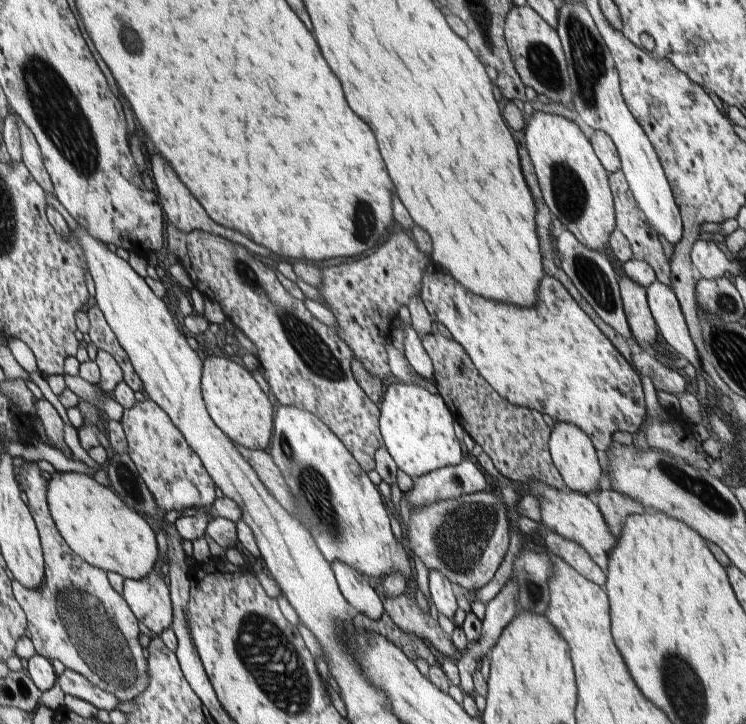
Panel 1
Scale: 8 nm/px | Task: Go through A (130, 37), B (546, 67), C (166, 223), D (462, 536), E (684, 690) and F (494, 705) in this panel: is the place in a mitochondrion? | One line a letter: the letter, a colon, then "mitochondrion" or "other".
A: mitochondrion
B: mitochondrion
C: other
D: mitochondrion
E: mitochondrion
F: other

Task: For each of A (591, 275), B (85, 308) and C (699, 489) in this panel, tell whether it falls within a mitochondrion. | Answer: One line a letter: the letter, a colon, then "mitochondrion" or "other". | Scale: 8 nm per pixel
A: mitochondrion
B: other
C: mitochondrion

